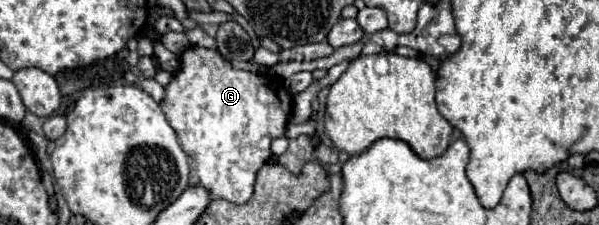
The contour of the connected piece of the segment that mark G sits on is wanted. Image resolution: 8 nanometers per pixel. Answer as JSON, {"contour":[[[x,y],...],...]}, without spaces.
{"contour":[[[195,45],[181,55],[179,71],[165,85],[161,109],[175,129],[183,151],[189,155],[189,185],[205,187],[213,199],[223,197],[231,203],[247,203],[253,195],[257,171],[271,159],[271,141],[285,133],[291,115],[291,93],[281,83],[277,87],[257,73],[235,69],[219,51]]]}

